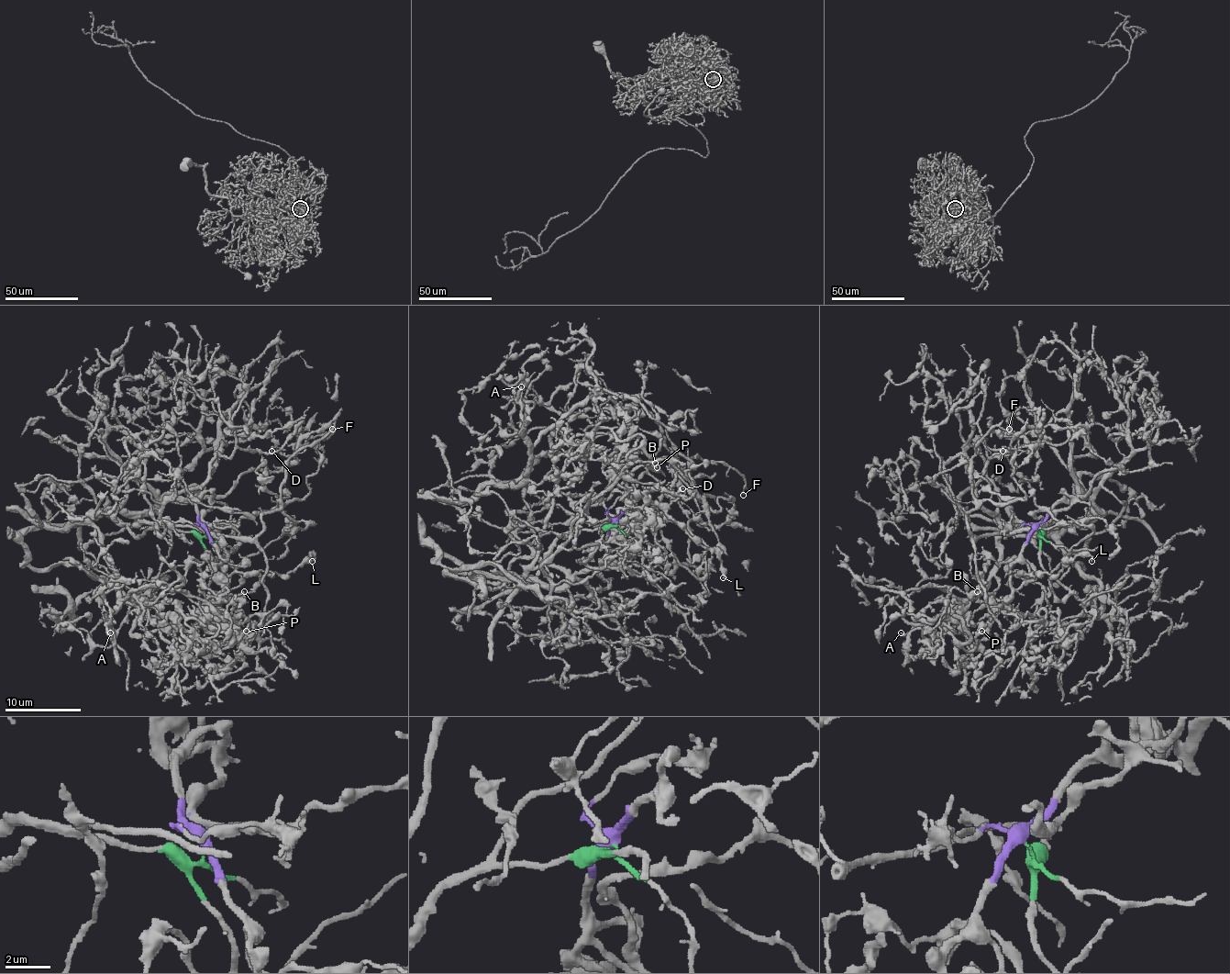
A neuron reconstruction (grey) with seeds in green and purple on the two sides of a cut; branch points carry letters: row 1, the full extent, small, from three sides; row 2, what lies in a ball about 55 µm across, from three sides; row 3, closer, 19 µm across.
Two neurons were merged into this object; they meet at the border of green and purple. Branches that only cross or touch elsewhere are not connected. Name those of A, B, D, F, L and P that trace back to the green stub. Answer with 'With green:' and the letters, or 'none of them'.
With green: D, F

